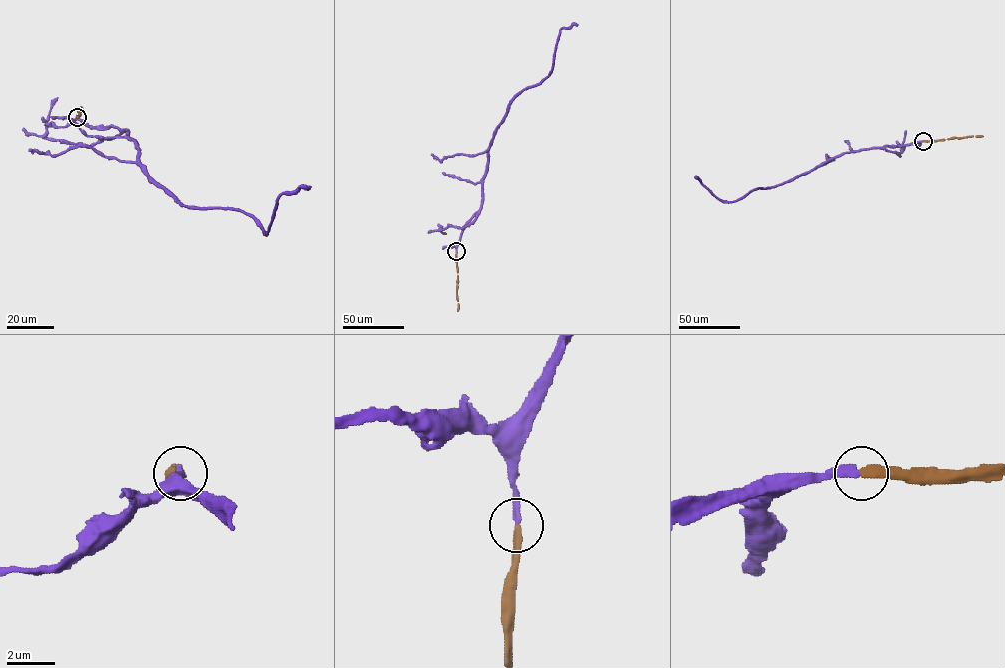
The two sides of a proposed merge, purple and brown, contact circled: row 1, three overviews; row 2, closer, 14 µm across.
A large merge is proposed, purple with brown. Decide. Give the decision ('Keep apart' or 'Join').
Join

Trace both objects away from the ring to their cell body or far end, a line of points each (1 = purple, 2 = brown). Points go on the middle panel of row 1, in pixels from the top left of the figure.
1: (456, 251), (463, 227), (480, 207), (488, 149), (509, 103), (545, 78), (559, 30), (577, 25)
2: (456, 251), (457, 311)

